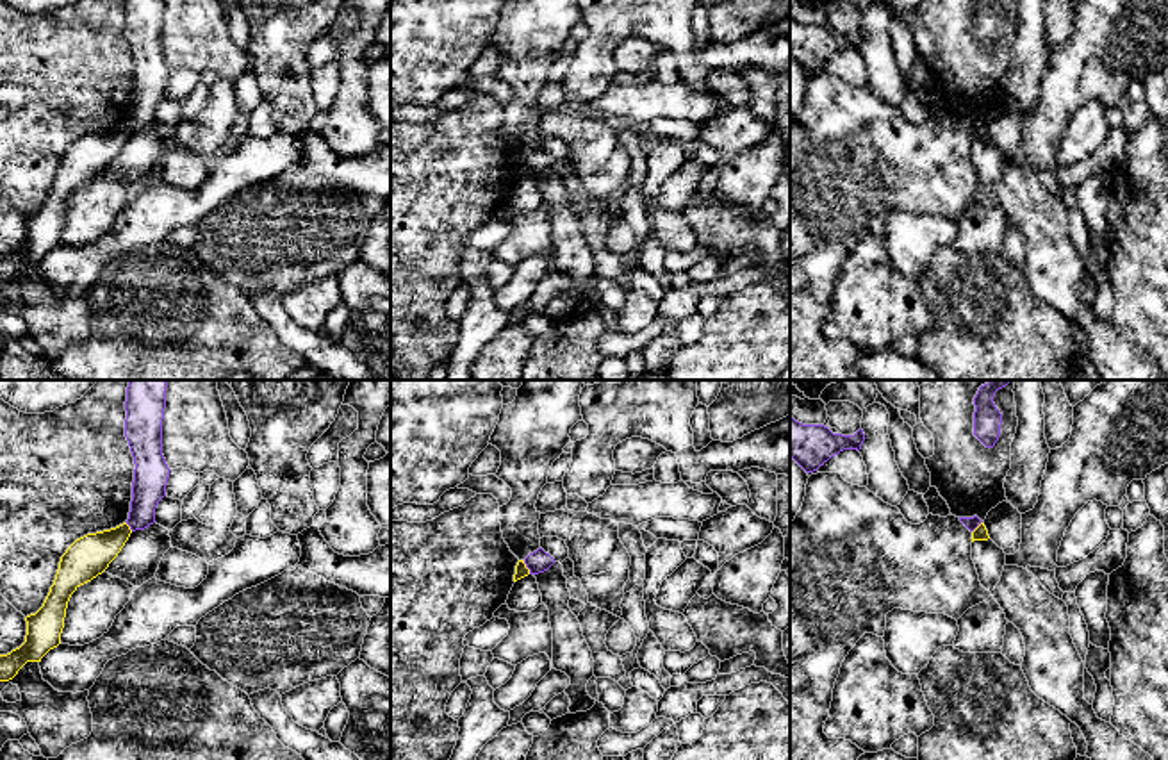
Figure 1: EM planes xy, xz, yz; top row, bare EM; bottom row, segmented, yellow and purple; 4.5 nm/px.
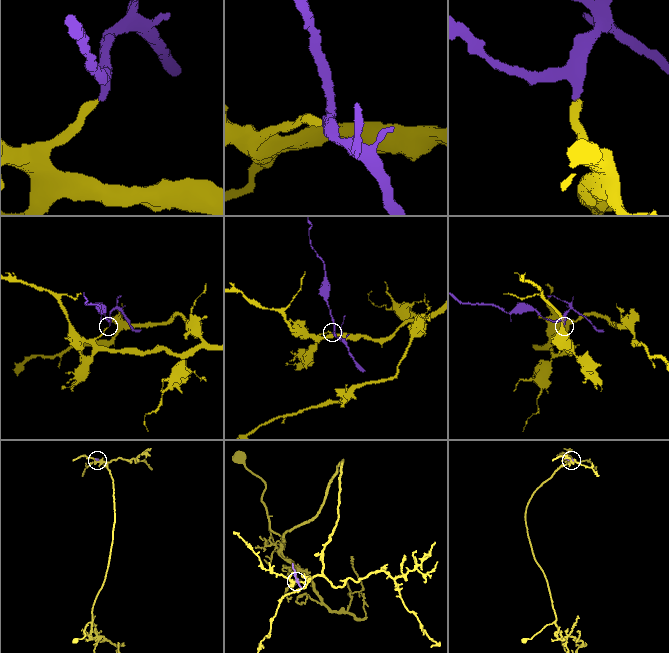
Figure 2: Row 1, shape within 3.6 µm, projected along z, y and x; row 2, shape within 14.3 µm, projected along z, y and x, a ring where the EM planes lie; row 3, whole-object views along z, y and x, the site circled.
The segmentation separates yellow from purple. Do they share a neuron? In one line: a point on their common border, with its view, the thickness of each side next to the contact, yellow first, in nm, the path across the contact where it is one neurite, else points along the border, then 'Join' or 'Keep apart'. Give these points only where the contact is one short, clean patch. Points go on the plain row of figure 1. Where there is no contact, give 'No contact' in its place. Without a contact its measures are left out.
Touches yellow at xz (526, 168). Thickness 60 nm (yellow) against 100 nm. Boundary: xz (523, 161), (530, 173). Keep apart

